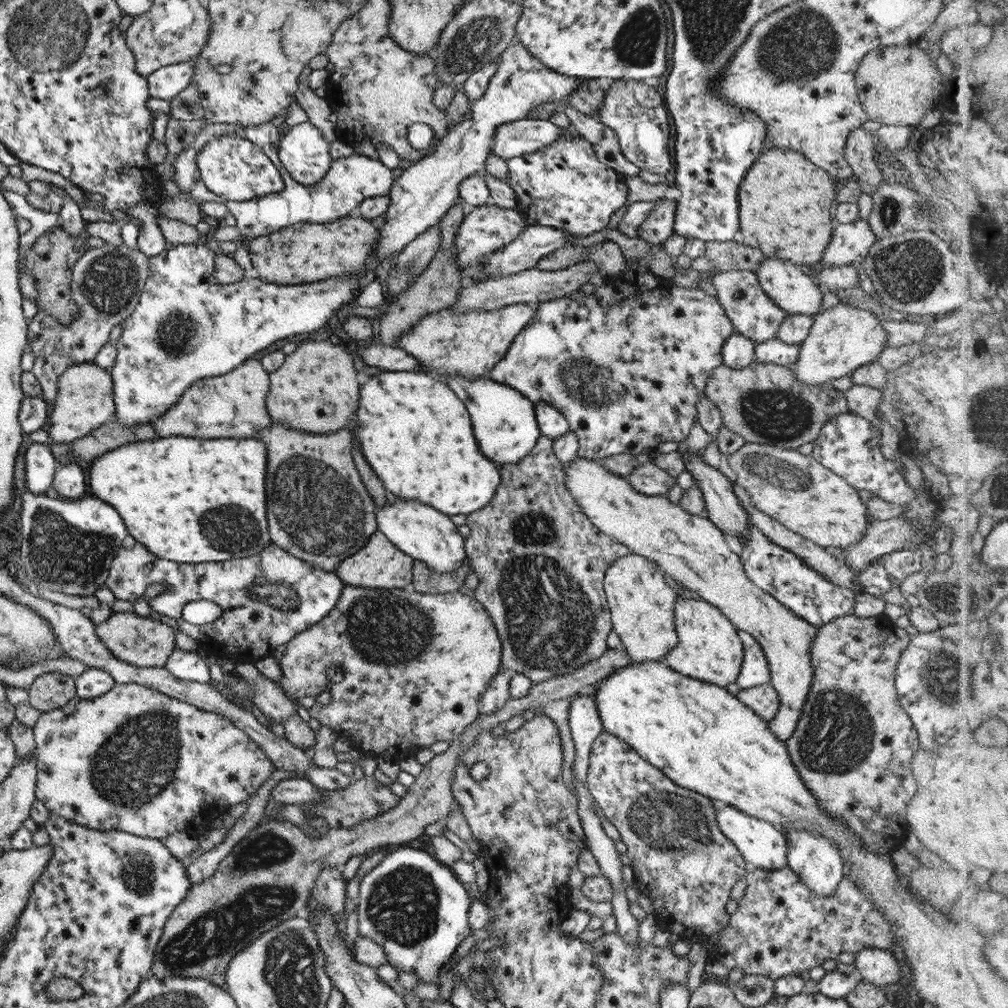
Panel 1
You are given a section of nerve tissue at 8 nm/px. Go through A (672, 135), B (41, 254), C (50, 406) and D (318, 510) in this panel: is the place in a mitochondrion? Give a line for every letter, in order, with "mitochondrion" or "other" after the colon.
A: other
B: other
C: other
D: mitochondrion

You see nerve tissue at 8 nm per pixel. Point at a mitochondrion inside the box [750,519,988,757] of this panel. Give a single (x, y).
(945, 679)

